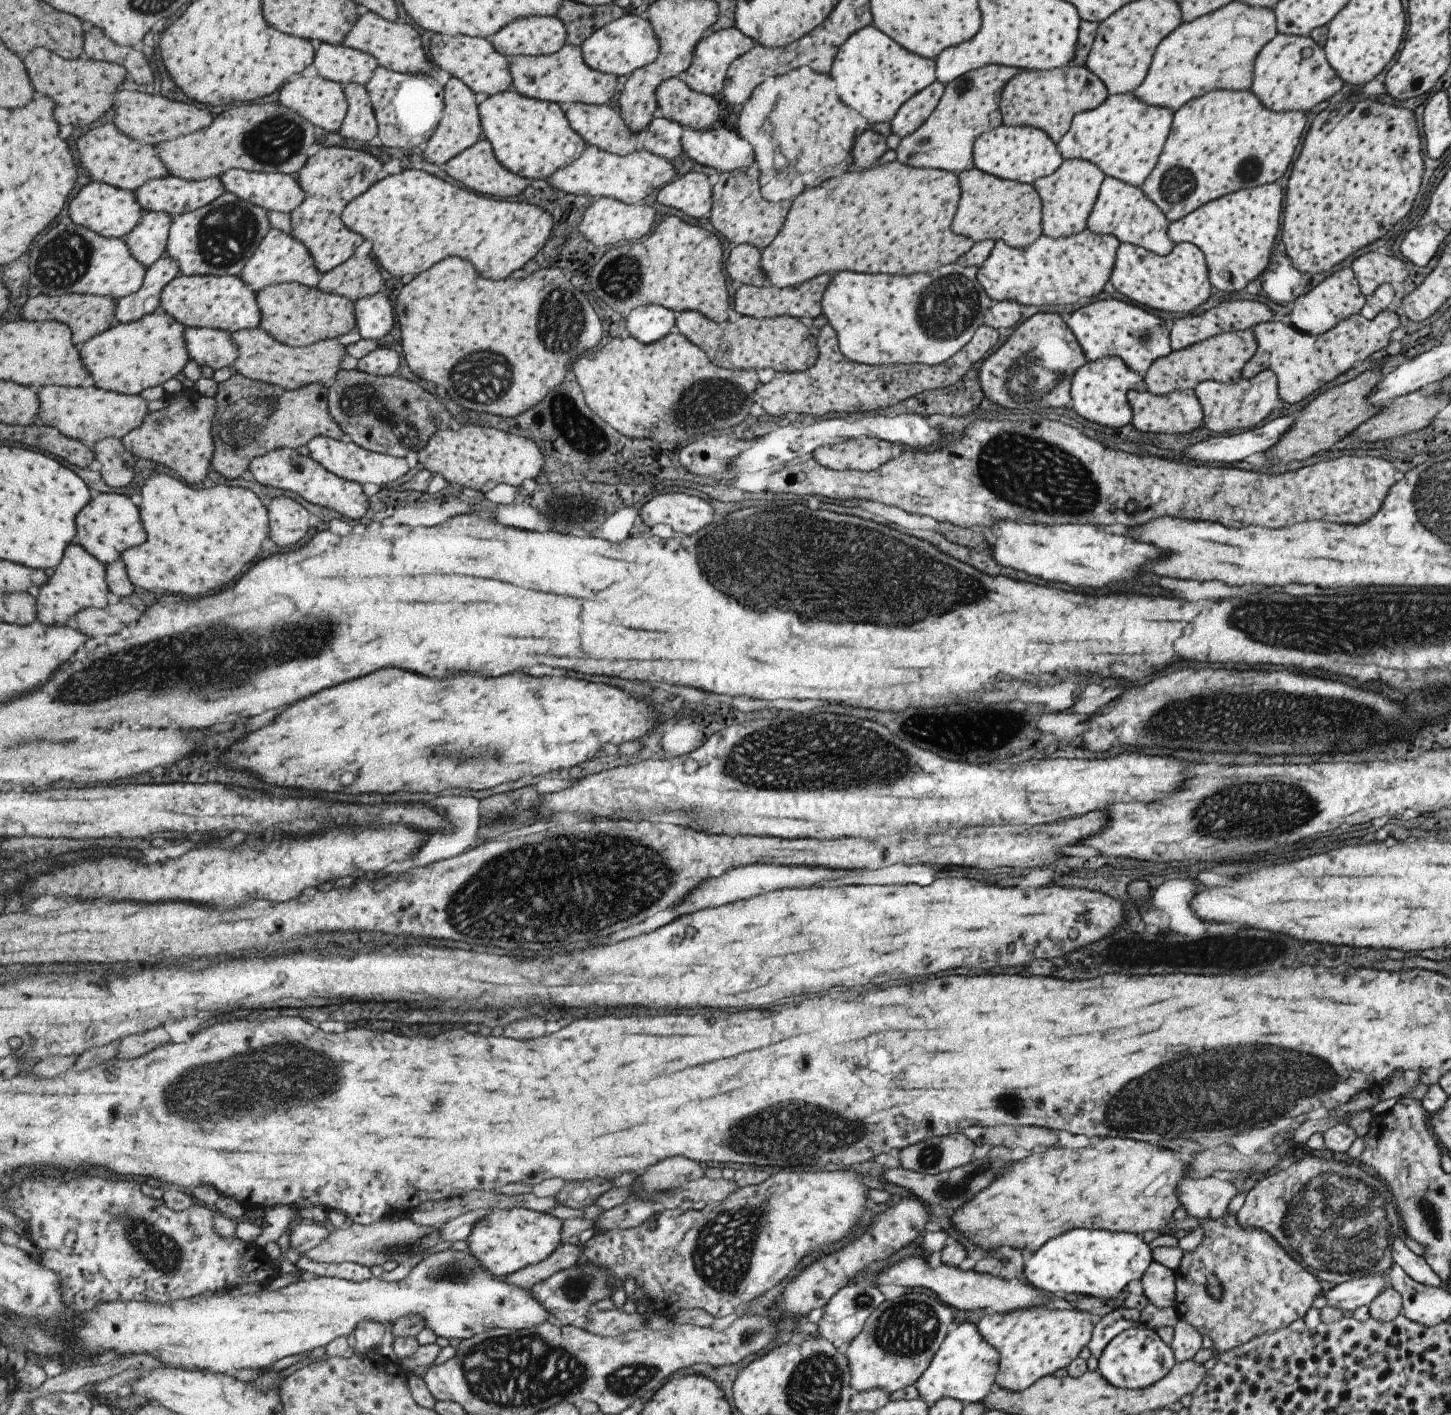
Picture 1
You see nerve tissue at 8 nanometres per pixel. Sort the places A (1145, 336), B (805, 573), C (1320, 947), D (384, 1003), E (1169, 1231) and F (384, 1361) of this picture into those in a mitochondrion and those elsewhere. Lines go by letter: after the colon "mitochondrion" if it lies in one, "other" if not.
A: mitochondrion
B: mitochondrion
C: other
D: other
E: other
F: other

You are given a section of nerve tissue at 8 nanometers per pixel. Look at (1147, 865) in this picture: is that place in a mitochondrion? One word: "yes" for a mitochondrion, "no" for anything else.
no

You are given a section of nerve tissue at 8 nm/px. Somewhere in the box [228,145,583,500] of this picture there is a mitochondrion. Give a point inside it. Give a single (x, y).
(480, 378)

